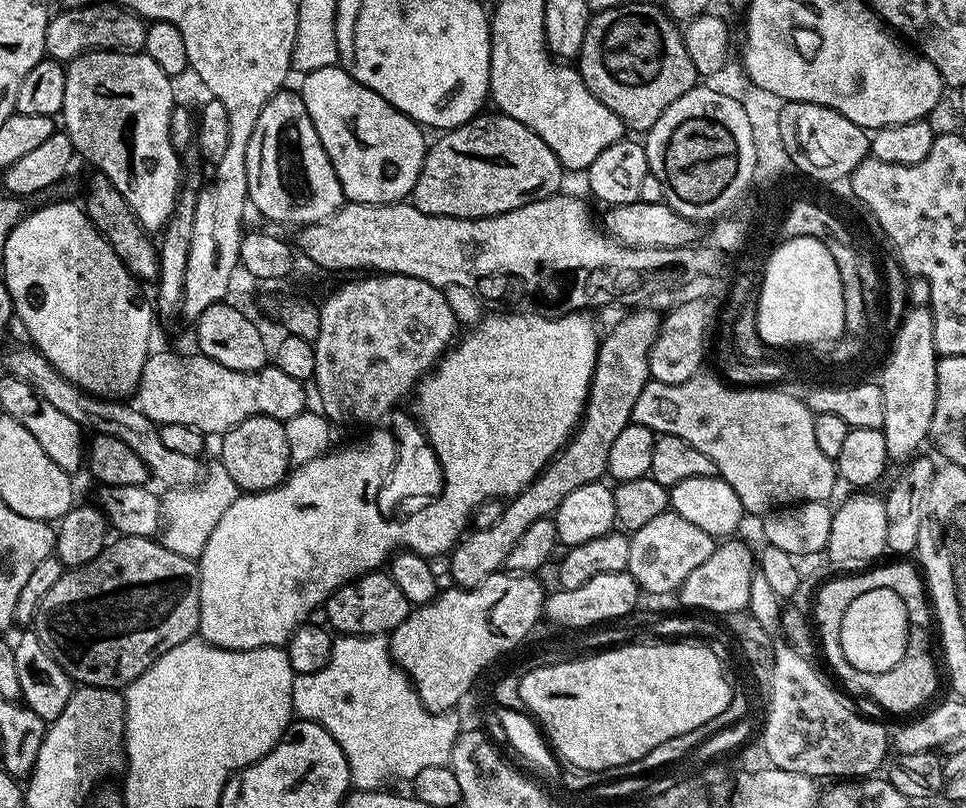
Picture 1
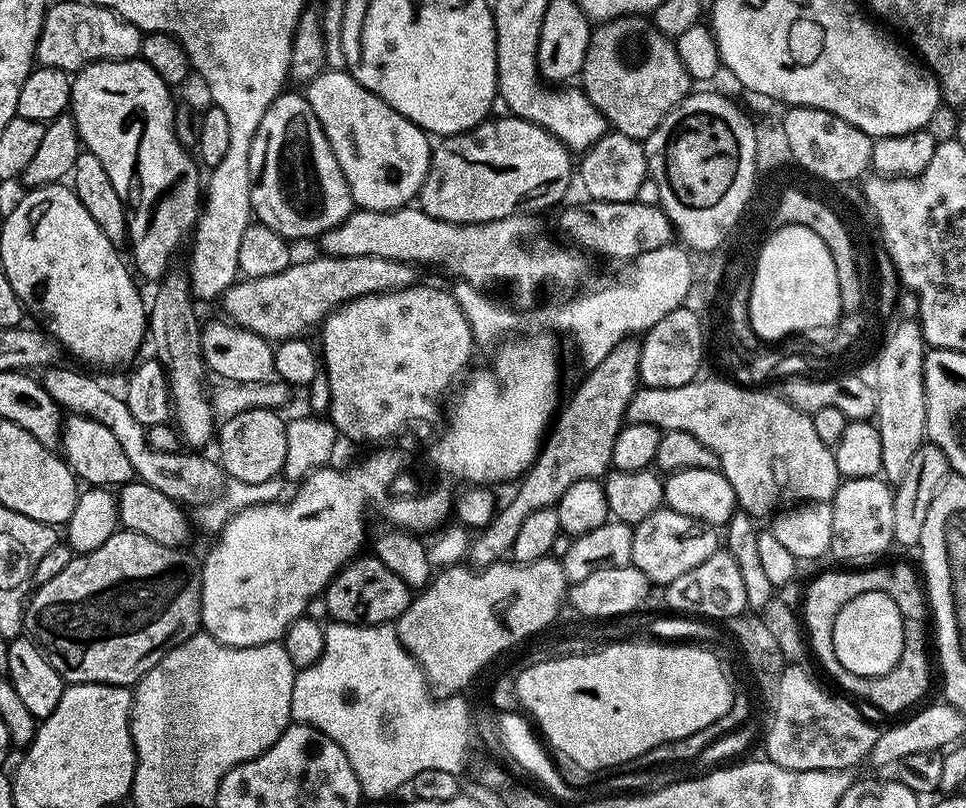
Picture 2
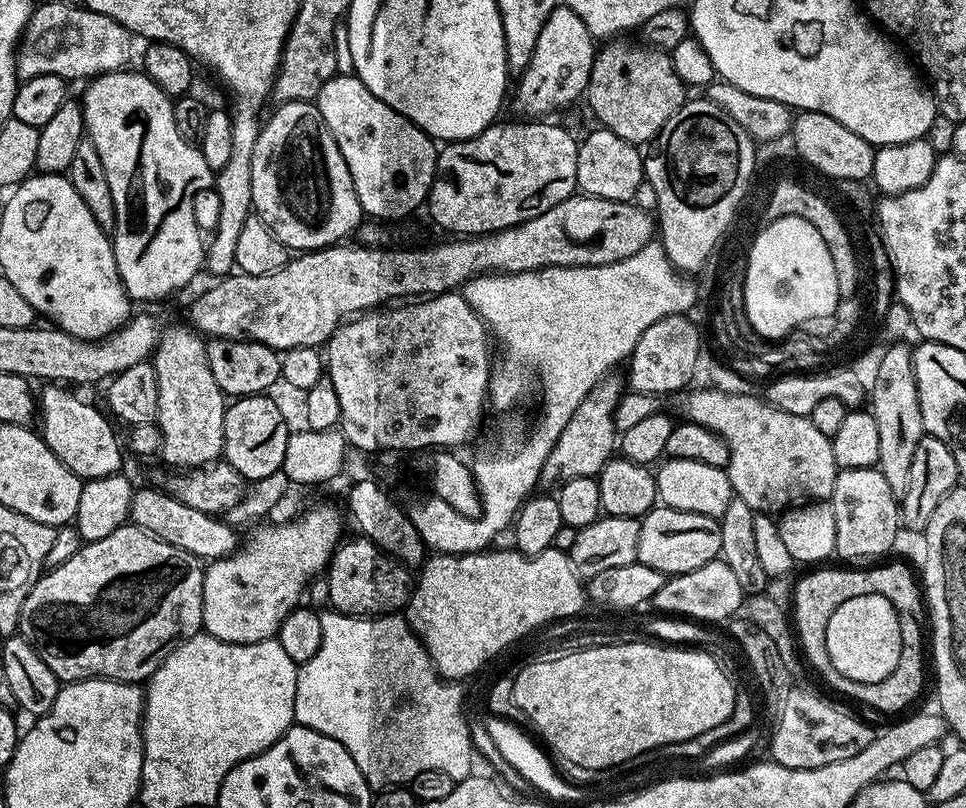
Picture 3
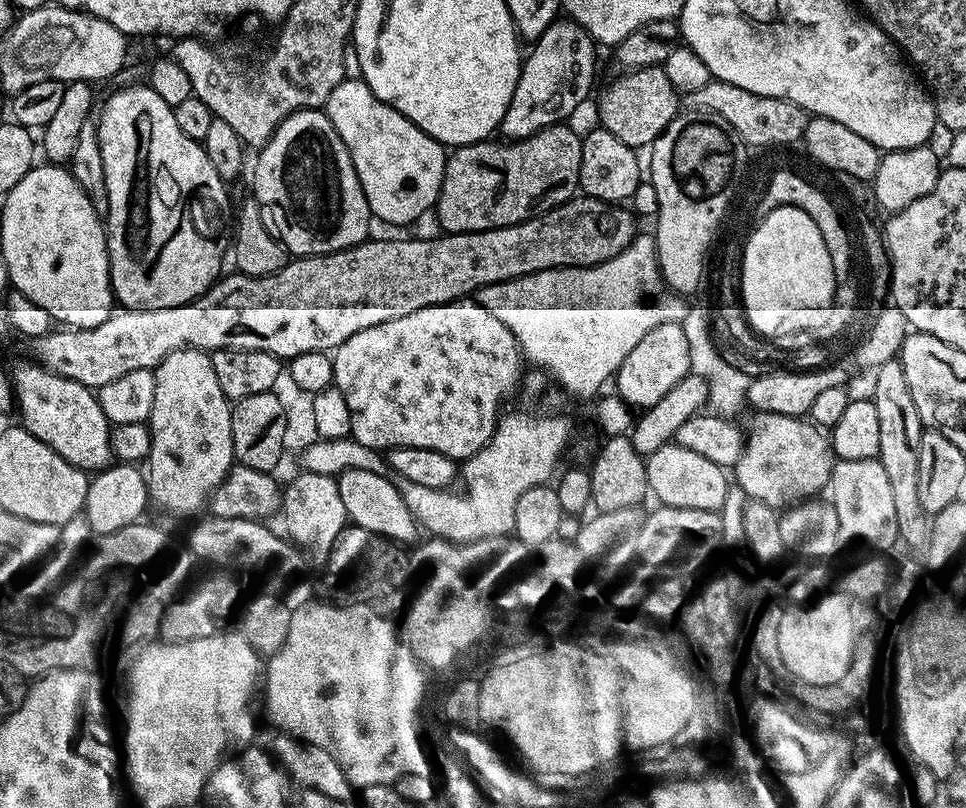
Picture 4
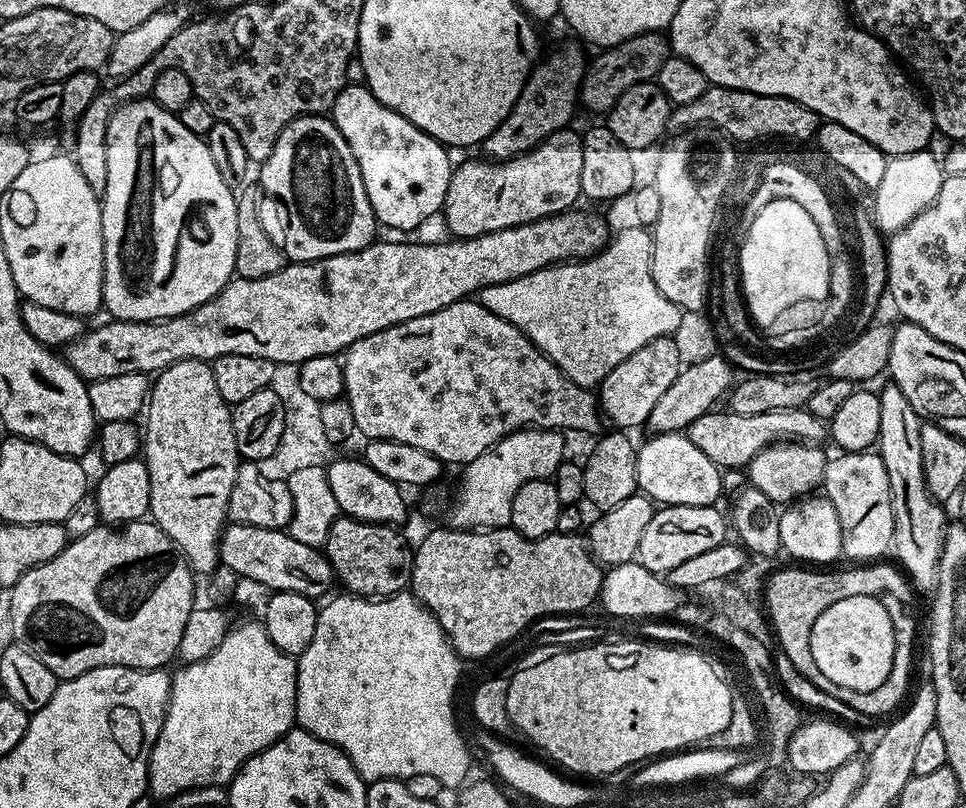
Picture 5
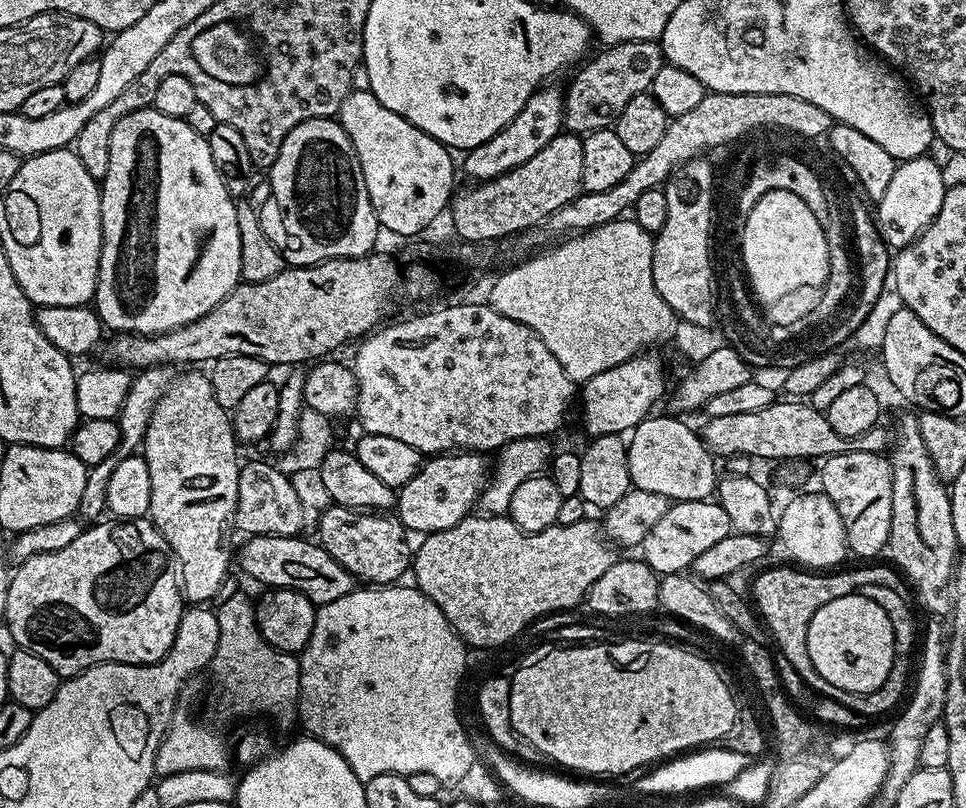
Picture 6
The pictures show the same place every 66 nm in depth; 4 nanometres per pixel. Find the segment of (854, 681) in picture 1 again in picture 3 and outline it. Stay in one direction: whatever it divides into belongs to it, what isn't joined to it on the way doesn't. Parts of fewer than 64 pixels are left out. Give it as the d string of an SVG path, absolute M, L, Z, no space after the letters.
M820 566L820 567L817 567L815 570L805 571L808 573L806 573L805 576L802 577L801 580L797 582L796 589L794 589L792 592L792 608L790 606L790 616L791 616L791 619L794 621L795 639L798 641L799 647L802 649L802 656L803 656L803 659L806 661L807 667L811 669L813 673L815 673L816 671L817 674L820 675L821 678L824 679L825 682L828 683L829 686L833 688L833 690L831 689L833 693L841 692L841 694L836 693L836 694L839 694L841 697L849 696L850 699L857 700L858 703L865 704L866 707L873 708L873 710L876 712L900 712L901 711L900 713L903 713L905 710L908 710L908 709L903 710L903 708L910 707L911 704L914 703L915 700L919 698L920 691L922 691L924 688L924 664L926 668L925 649L923 652L923 650L920 649L918 645L912 644L912 642L905 643L904 649L902 650L902 653L904 654L904 664L898 664L898 666L894 666L894 670L892 671L892 673L890 673L889 676L887 676L886 678L882 678L882 682L854 682L850 678L846 678L842 674L838 674L838 670L834 670L834 666L830 662L830 654L826 654L826 622L830 618L830 614L834 614L834 610L838 610L838 606L842 606L842 602L846 600L846 594L843 593L843 589L842 589L843 567L840 567L840 566L836 566L835 568L824 568L824 567L828 567L828 566Z

